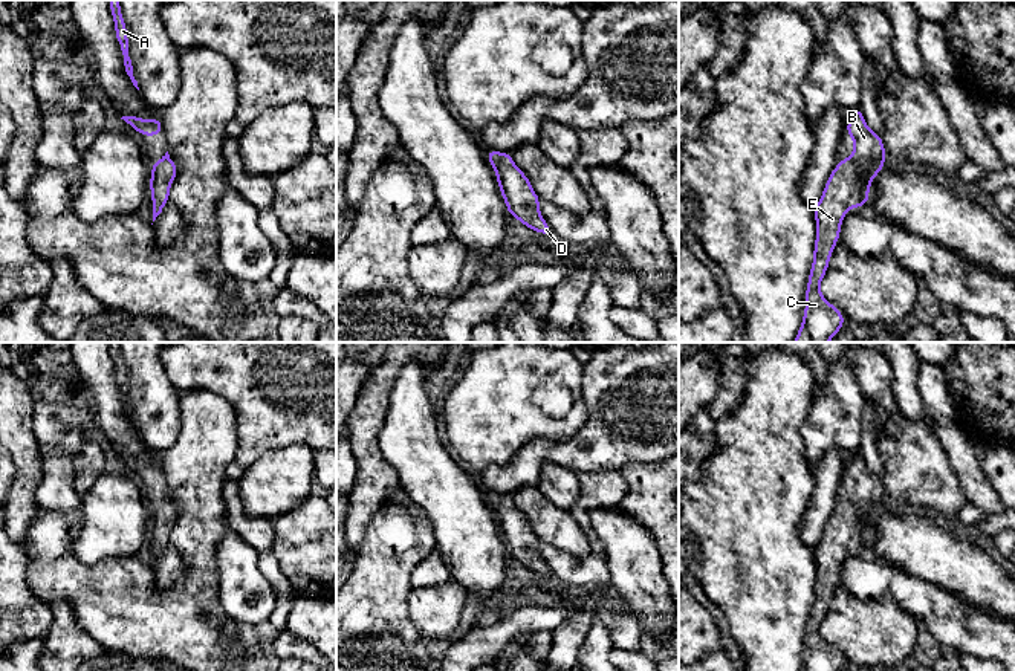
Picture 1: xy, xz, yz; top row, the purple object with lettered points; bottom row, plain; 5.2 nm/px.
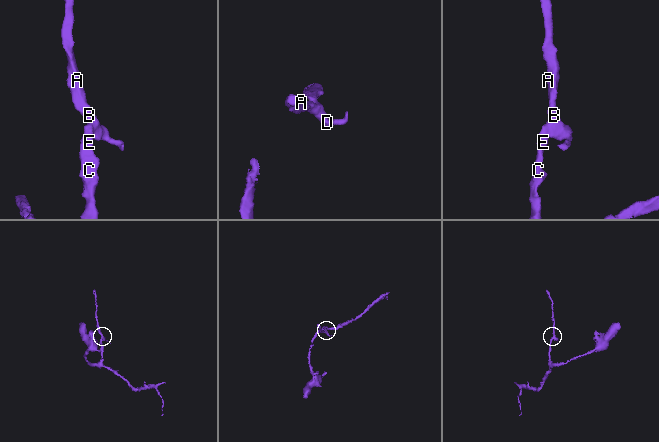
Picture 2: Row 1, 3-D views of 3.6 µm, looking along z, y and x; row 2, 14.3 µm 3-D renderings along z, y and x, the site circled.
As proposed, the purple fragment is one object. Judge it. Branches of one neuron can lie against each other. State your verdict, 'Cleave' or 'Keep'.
Keep

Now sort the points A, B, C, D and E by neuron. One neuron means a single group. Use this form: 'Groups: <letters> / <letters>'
Groups: A B C D E

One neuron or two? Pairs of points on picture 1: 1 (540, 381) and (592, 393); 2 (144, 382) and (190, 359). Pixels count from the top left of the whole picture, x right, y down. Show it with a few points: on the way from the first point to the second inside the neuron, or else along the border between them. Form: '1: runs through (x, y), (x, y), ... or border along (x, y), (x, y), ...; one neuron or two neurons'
1: border along (581, 364), (577, 395), (587, 411), (584, 424); two neurons
2: border along (159, 358), (168, 381), (178, 392); two neurons

